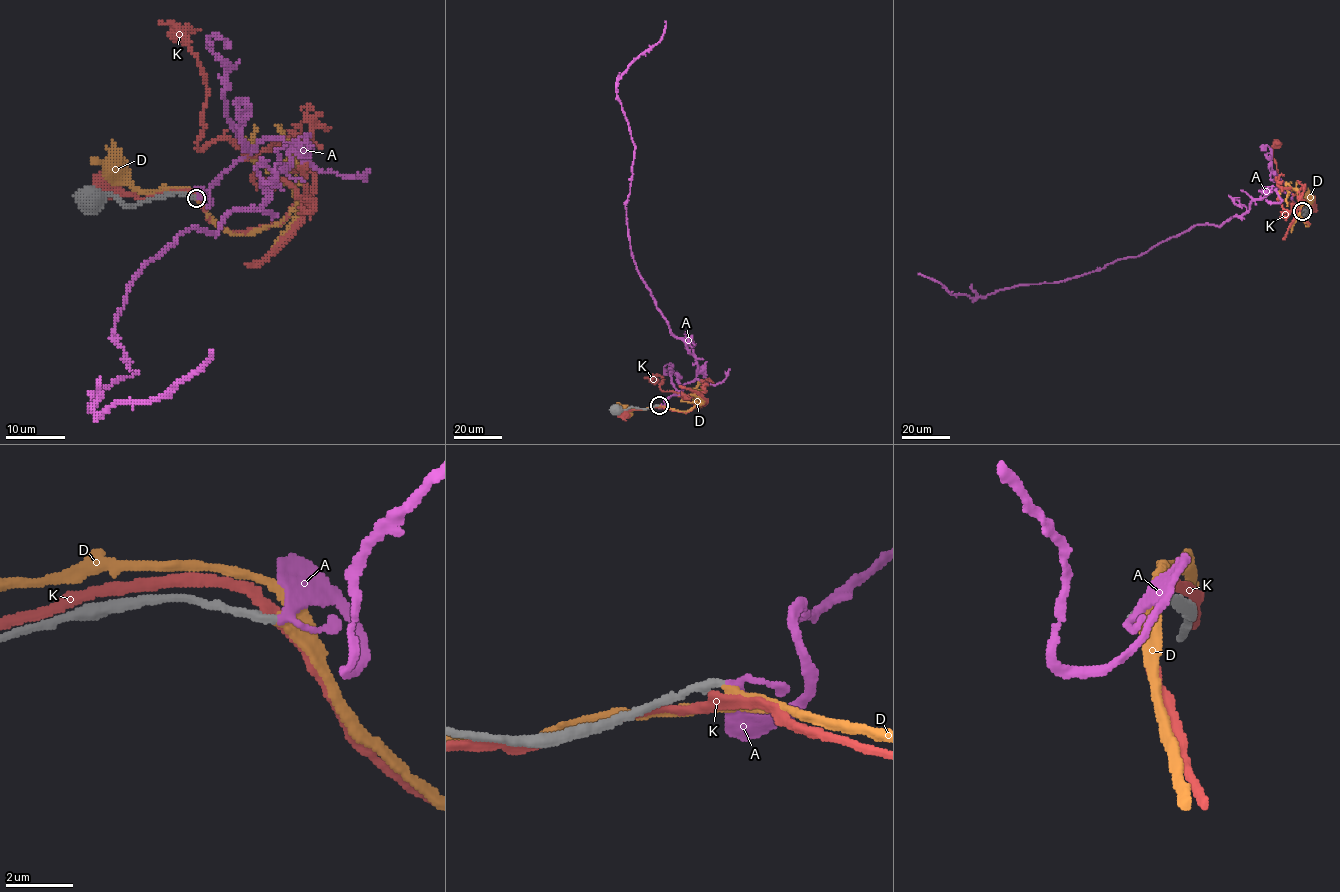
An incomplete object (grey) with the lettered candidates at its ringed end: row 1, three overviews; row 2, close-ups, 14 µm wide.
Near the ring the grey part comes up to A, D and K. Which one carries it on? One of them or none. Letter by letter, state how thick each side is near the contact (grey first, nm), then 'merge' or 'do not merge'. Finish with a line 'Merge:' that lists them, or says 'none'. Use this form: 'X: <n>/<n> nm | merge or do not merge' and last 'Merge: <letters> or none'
A: 260/190 nm | merge
D: 260/200 nm | do not merge
K: 280/280 nm | do not merge
Merge: A

